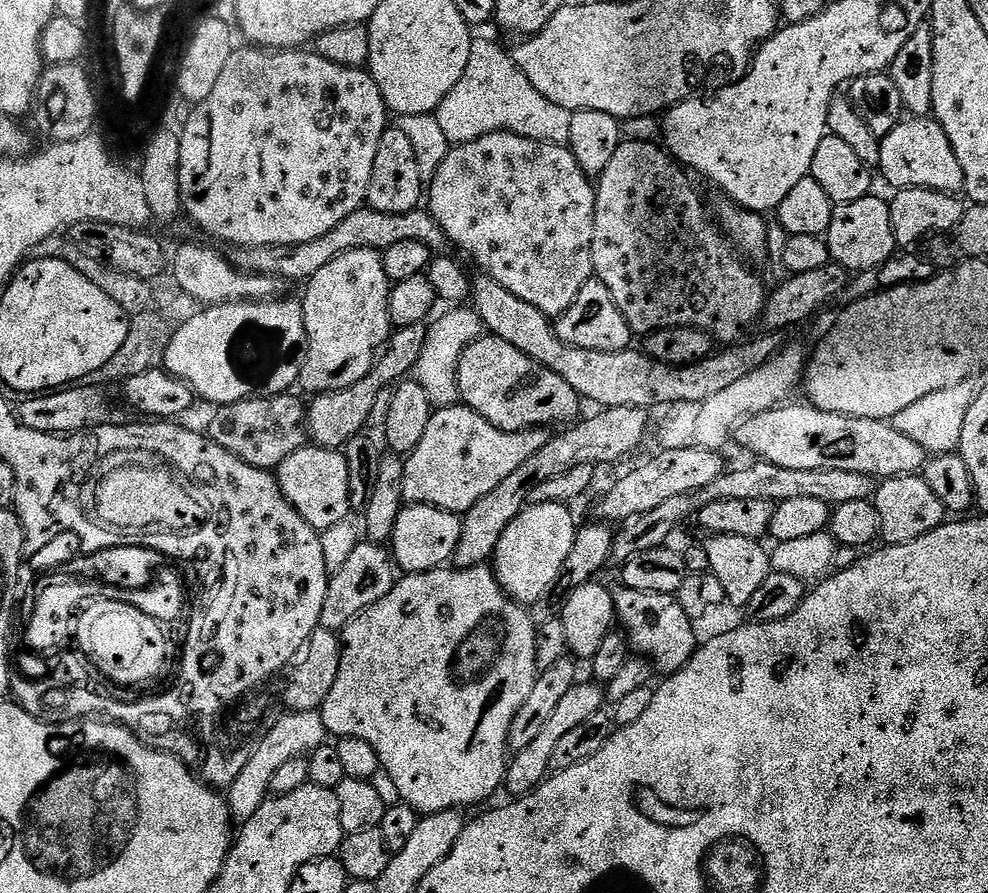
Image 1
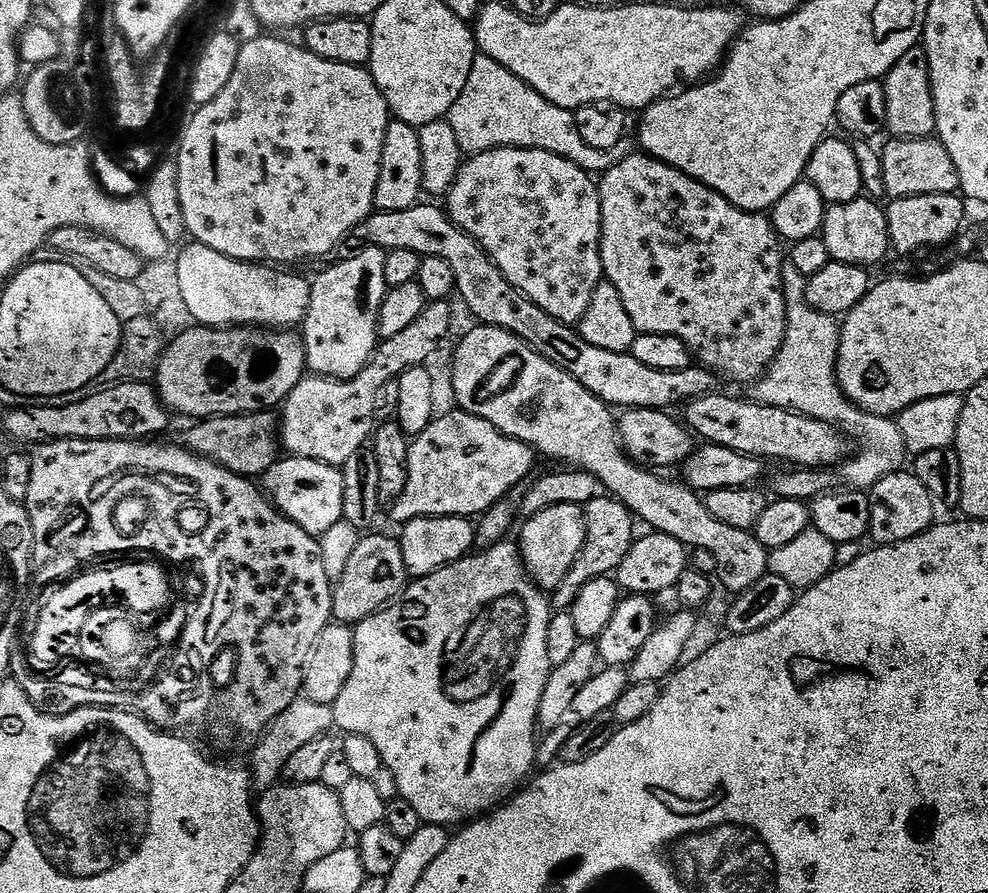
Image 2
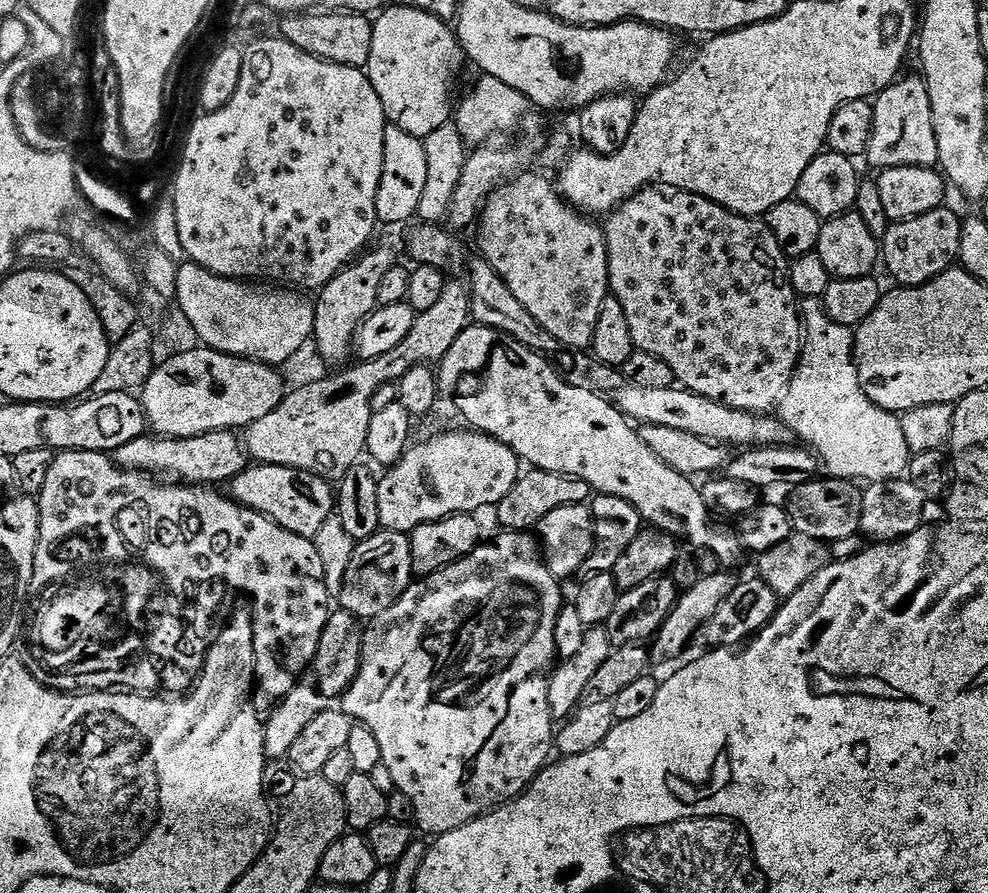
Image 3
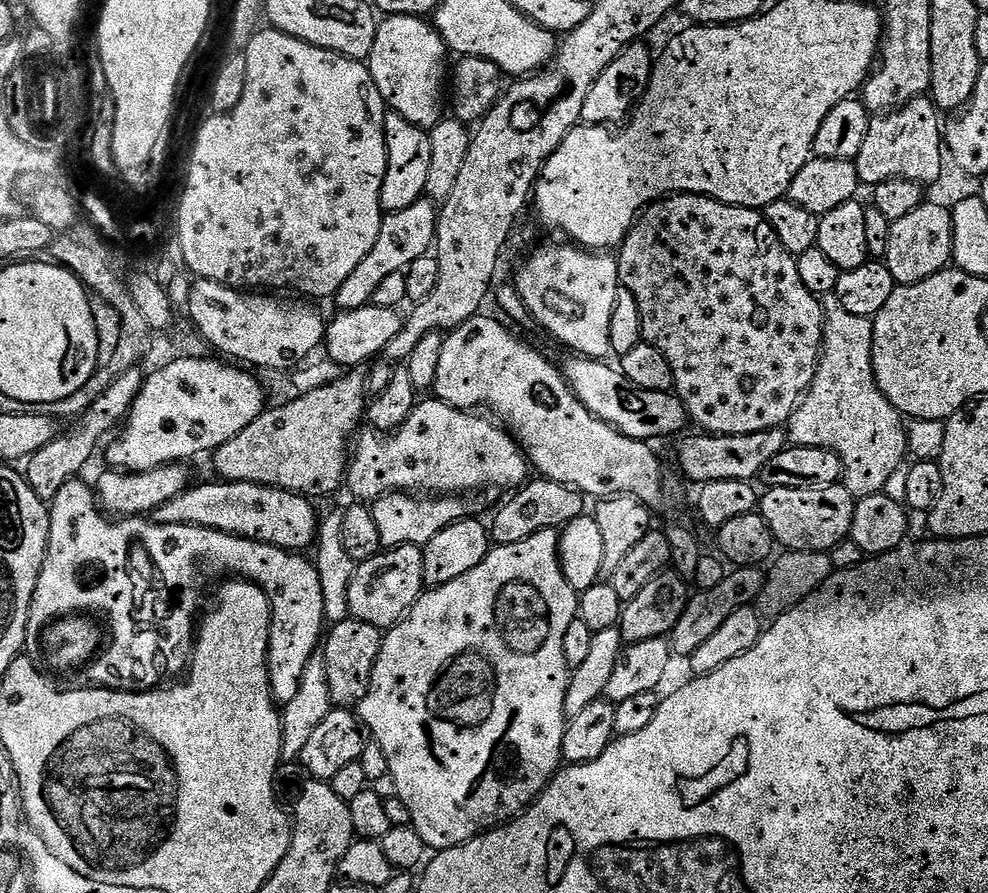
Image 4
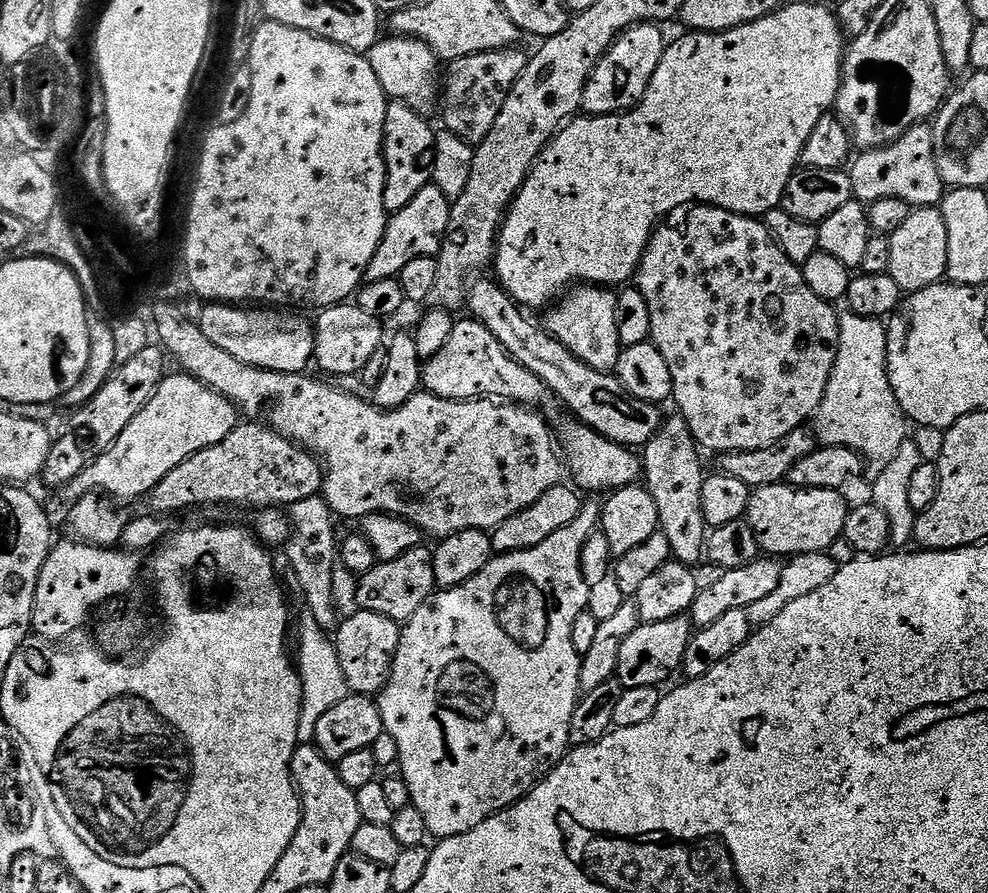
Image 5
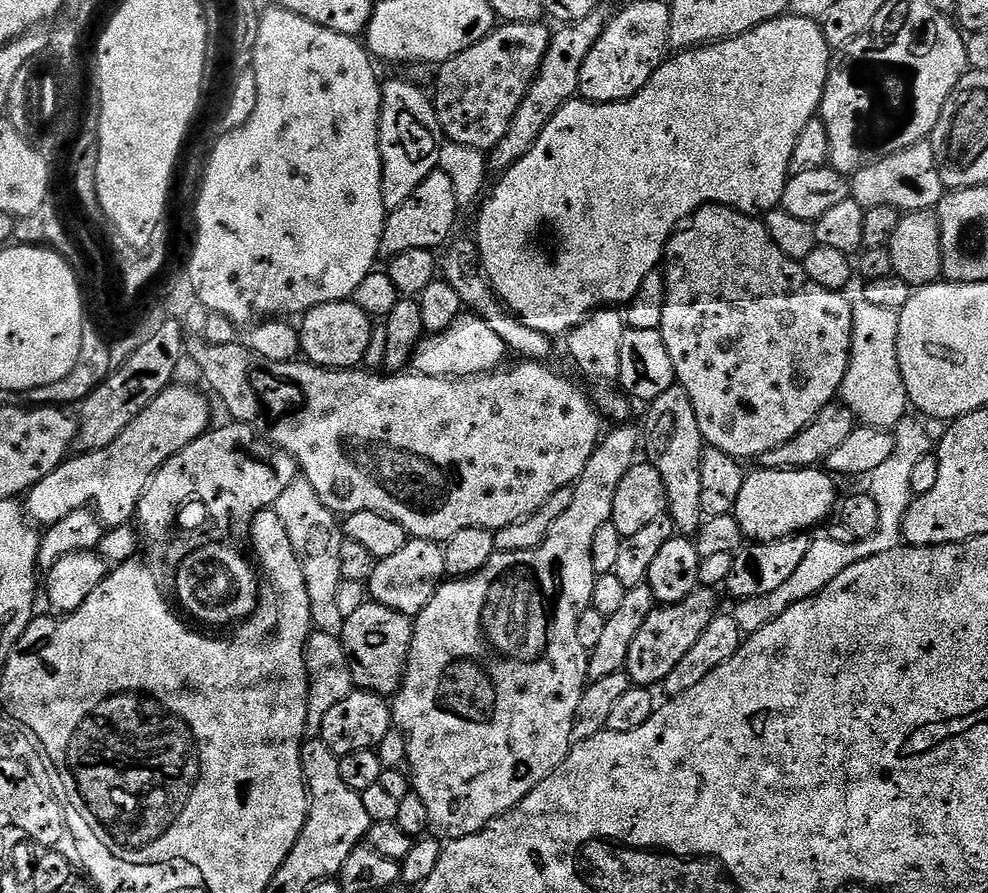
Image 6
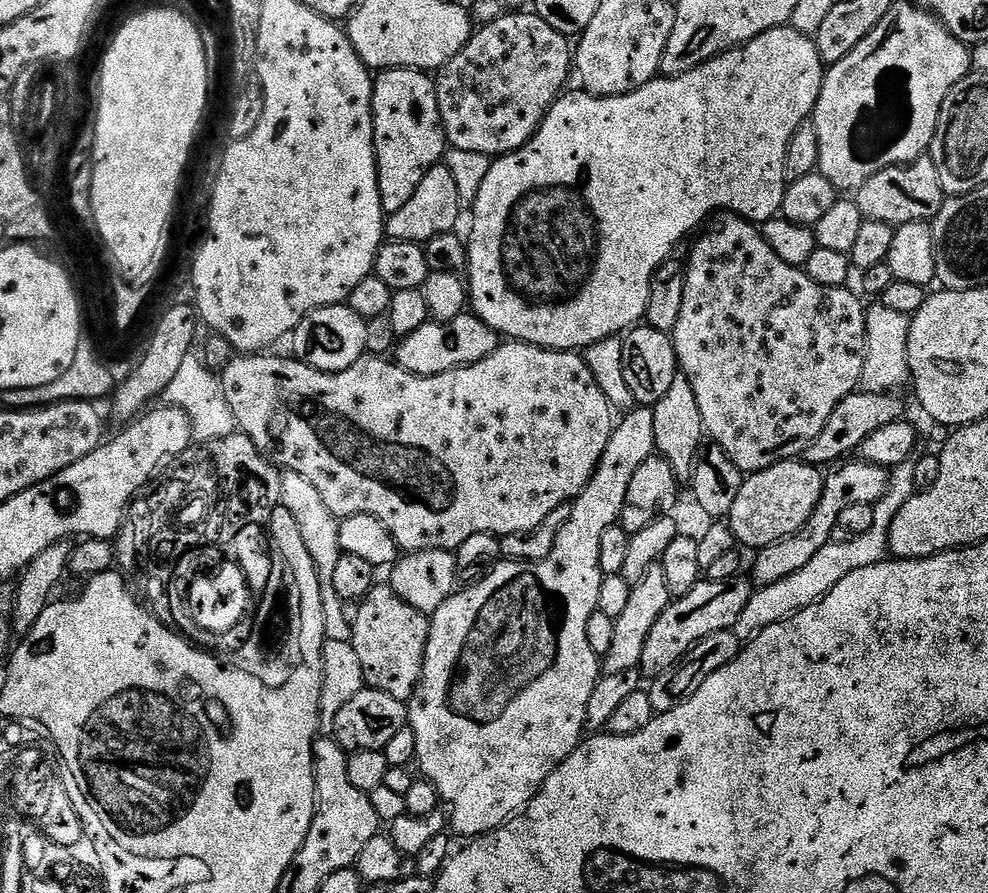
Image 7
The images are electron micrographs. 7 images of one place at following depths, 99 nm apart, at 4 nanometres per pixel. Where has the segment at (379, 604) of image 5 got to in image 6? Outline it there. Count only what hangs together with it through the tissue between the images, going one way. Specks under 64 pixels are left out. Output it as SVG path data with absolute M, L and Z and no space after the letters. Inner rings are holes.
M412 538L406 546L402 546L402 550L398 550L398 554L390 554L390 558L376 561L374 574L370 574L366 581L366 592L375 603L414 618L426 606L426 602L434 598L445 576L443 547L434 540Z

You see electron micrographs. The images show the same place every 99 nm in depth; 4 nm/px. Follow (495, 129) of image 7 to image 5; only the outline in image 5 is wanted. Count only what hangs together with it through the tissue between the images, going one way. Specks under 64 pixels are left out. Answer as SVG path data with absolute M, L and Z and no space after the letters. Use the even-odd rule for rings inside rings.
M516 46L487 48L484 52L458 56L447 65L448 73L442 76L443 127L447 131L473 146L490 134L490 126L494 126L502 110L502 102L506 102L514 82L528 64L528 56L518 49Z

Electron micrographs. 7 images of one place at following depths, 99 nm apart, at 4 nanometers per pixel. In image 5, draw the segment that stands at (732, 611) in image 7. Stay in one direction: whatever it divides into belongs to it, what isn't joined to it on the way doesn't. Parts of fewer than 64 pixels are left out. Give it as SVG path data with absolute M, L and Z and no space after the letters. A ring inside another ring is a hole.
M687 615L675 616L666 622L641 622L621 644L615 679L624 690L652 690L663 680L668 680L672 672L681 671L686 646L694 635L694 625Z

